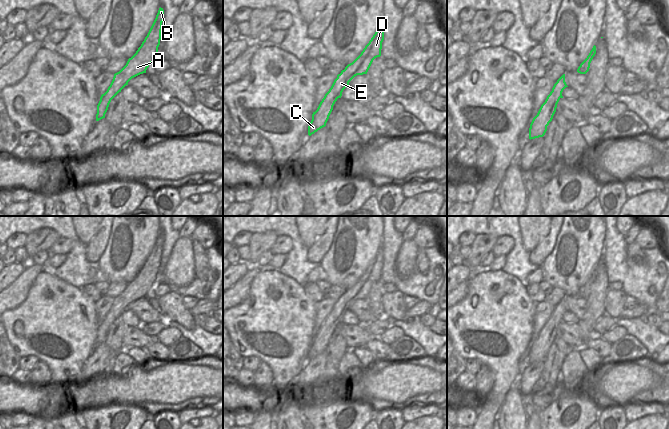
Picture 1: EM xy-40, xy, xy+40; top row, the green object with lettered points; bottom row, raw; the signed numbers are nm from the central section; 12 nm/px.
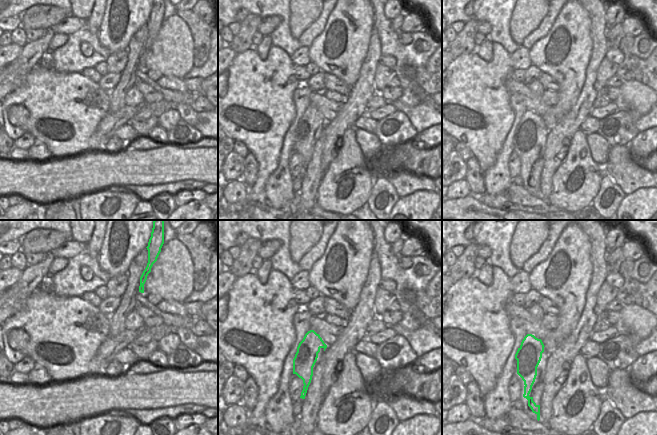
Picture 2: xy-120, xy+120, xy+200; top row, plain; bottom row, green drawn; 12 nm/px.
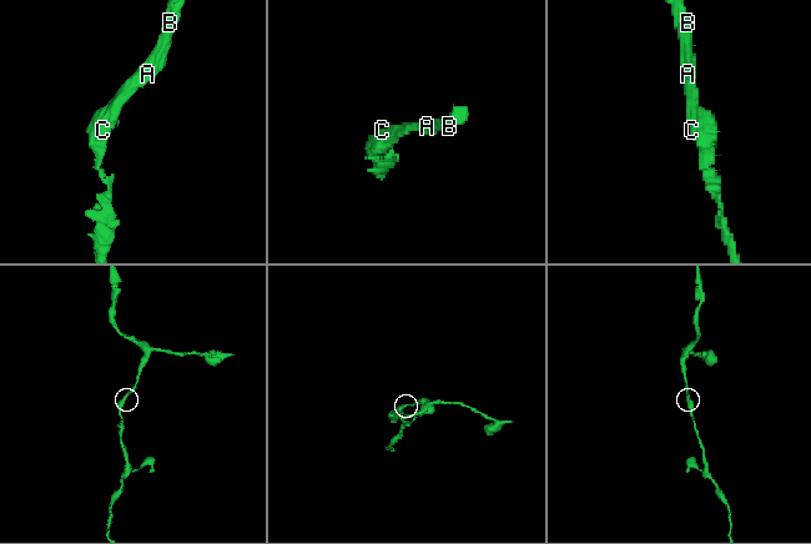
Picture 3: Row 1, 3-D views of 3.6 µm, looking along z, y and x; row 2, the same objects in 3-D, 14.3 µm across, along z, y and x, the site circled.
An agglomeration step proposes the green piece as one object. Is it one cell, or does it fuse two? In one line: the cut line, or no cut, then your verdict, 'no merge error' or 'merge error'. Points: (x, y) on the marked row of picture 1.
no cut; no merge error

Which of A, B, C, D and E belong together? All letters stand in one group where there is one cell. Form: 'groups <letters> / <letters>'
groups A B C D E

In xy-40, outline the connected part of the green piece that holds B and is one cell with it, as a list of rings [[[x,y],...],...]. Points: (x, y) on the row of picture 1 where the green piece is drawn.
[[[159,8],[156,18],[136,53],[128,59],[126,65],[114,74],[113,80],[107,91],[101,95],[97,105],[96,121],[105,118],[111,100],[128,85],[128,82],[143,73],[157,59],[158,47],[161,40],[164,10]]]

